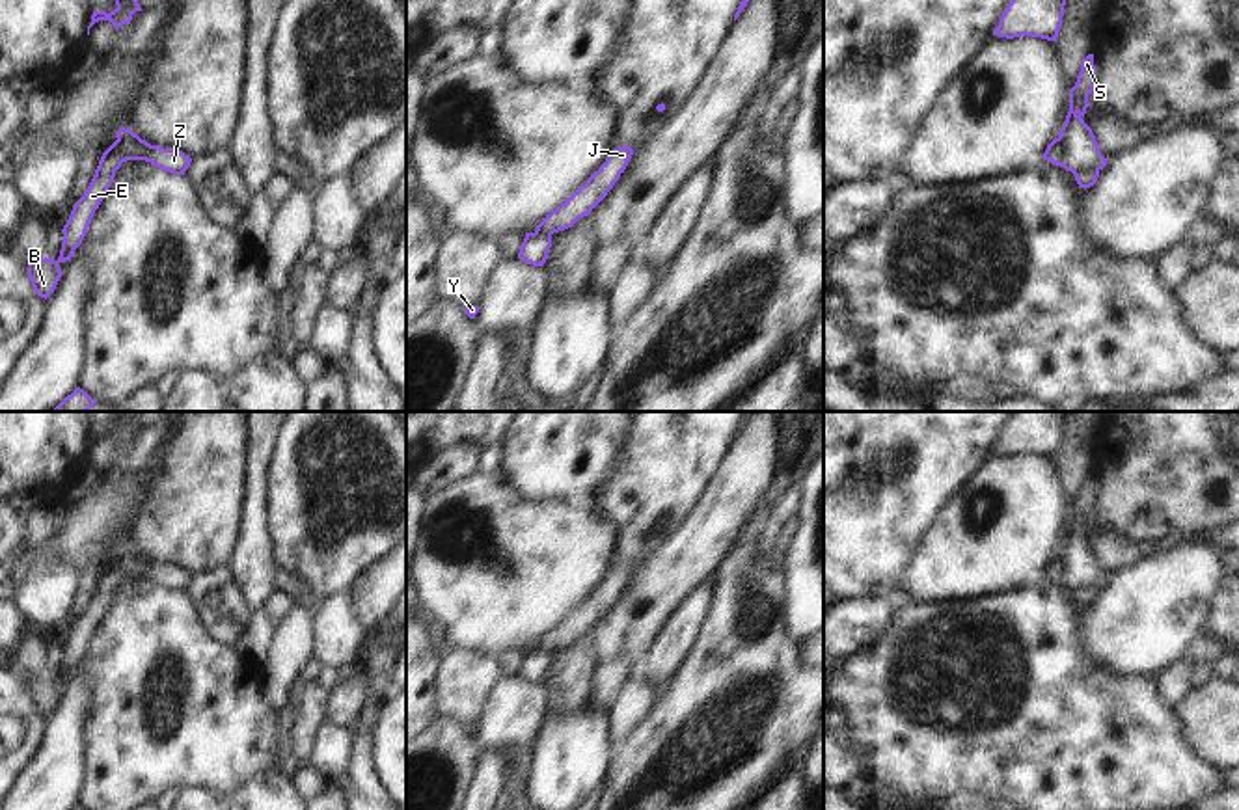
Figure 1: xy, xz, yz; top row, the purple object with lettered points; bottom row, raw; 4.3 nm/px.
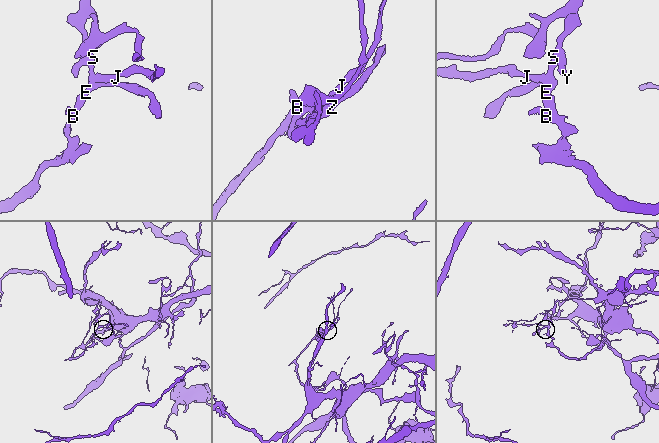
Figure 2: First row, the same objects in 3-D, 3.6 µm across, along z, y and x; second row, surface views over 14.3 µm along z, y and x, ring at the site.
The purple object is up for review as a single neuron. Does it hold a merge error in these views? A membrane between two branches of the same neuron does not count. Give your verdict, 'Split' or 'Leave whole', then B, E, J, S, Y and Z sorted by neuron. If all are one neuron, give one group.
Split. Groups: B E J / S Y Z

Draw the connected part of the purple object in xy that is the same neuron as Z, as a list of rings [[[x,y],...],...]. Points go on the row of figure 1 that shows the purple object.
[[[160,145],[147,147],[142,155],[134,156],[132,160],[145,160],[153,166],[170,171],[173,175],[184,175],[192,158],[179,149],[164,149]]]

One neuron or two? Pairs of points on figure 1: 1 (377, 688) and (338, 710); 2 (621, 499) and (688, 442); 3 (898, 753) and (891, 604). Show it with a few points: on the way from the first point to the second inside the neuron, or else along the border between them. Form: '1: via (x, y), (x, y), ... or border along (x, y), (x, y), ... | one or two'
1: border along (354, 669), (364, 678), (366, 701), (351, 728) | two
2: via (638, 492), (671, 458) | one
3: border along (908, 598), (895, 611), (889, 626), (861, 650) | two

